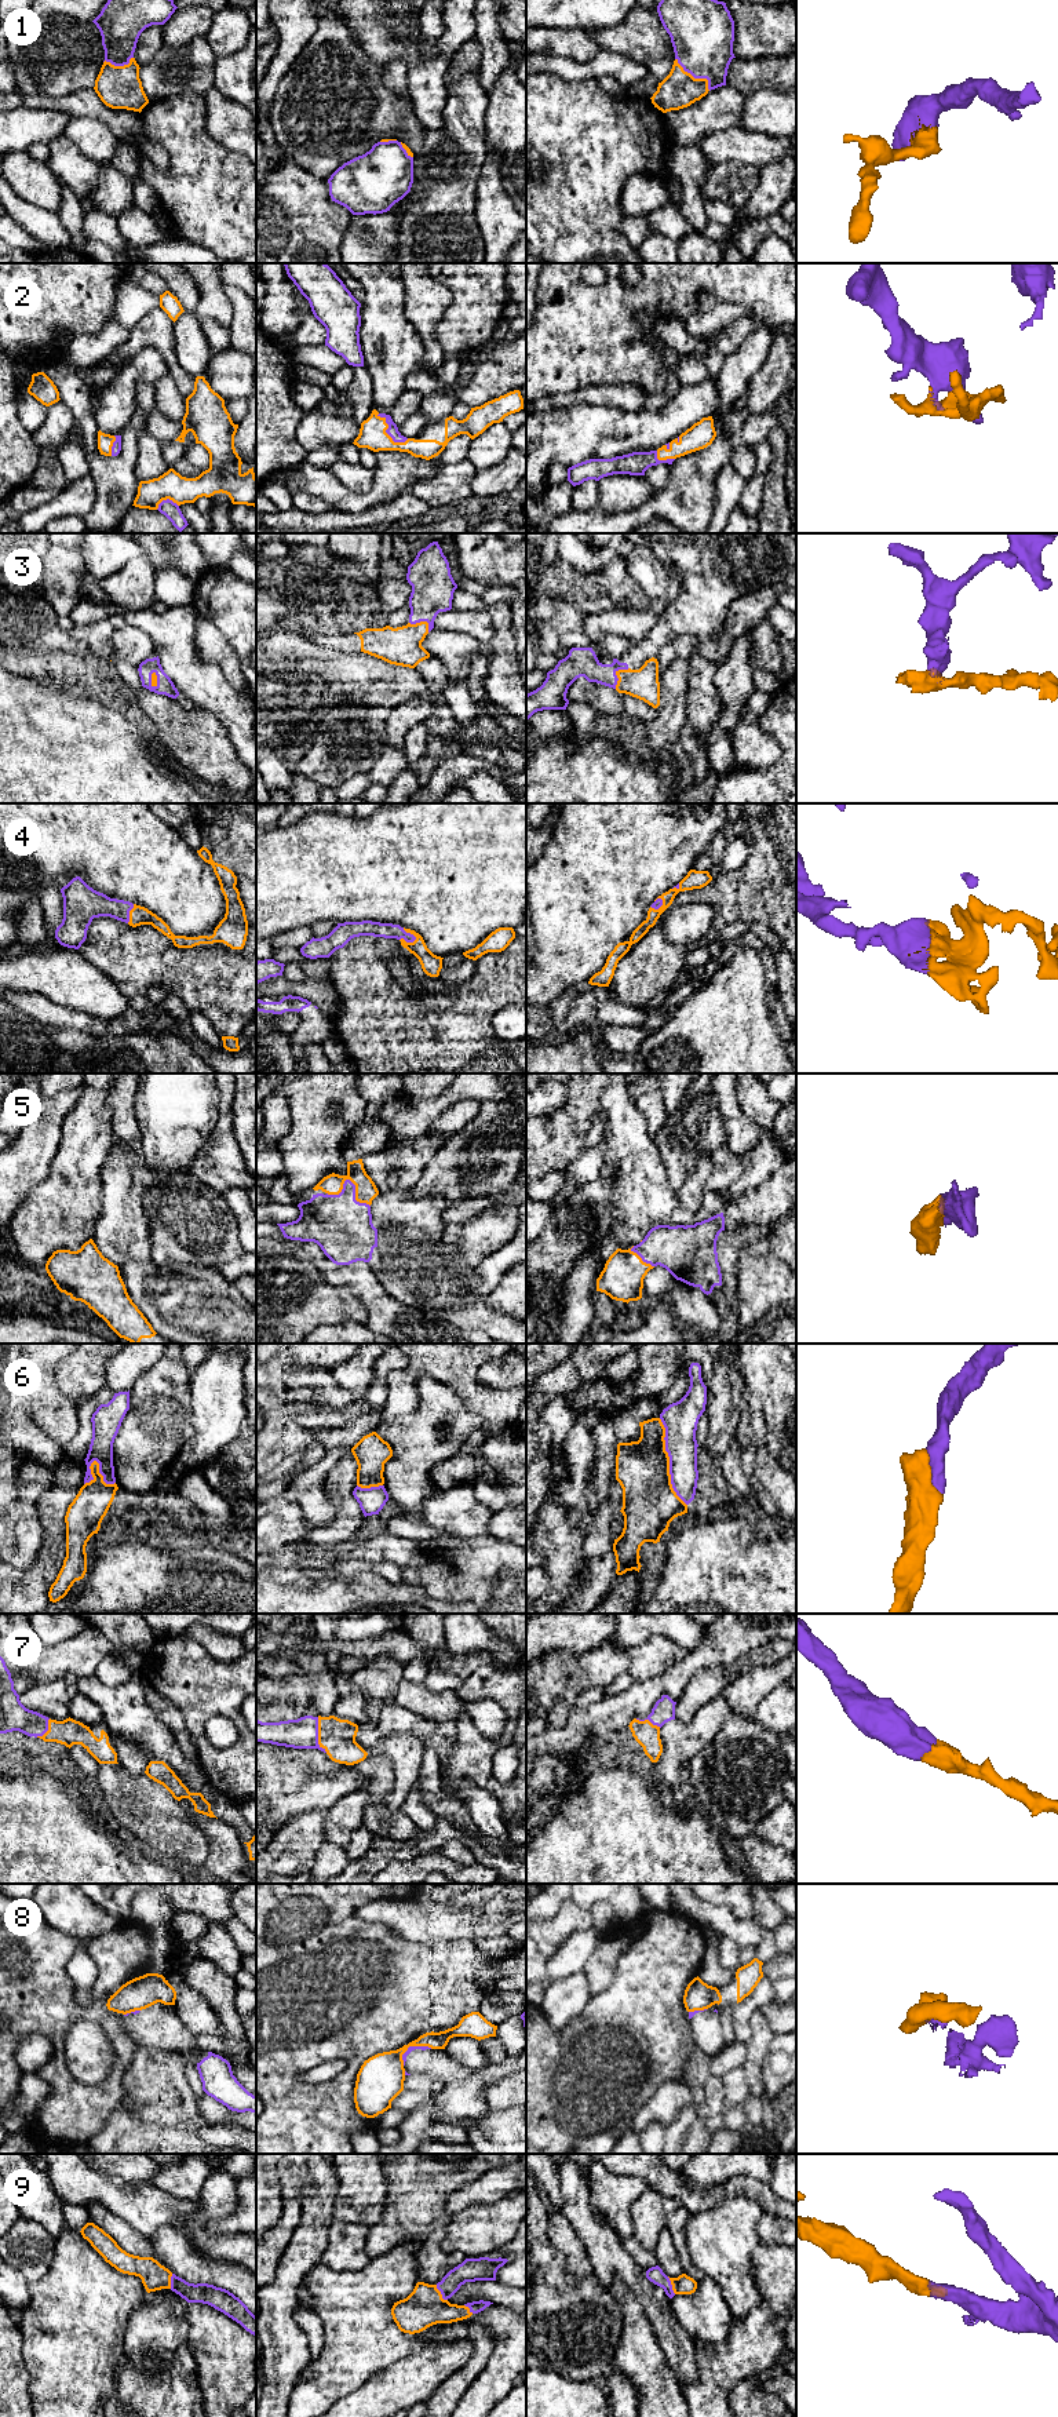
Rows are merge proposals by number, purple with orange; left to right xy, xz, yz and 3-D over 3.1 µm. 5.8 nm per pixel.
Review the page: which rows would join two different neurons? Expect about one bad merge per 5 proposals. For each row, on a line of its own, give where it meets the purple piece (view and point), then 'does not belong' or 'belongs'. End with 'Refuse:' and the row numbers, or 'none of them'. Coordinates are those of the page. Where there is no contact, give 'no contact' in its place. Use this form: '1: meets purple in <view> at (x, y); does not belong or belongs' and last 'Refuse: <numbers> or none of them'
1: meets purple in yz at (695, 77); belongs
2: meets purple in xz at (387, 433); belongs
3: meets purple in yz at (615, 674); belongs
4: meets purple in xz at (412, 934); belongs
5: meets purple in xz at (351, 1183); belongs
6: meets purple in yz at (670, 1462); belongs
7: meets purple in xz at (317, 1735); belongs
8: meets purple in xz at (411, 2047); does not belong
9: meets purple in xz at (441, 2293); belongs
Refuse: 8

